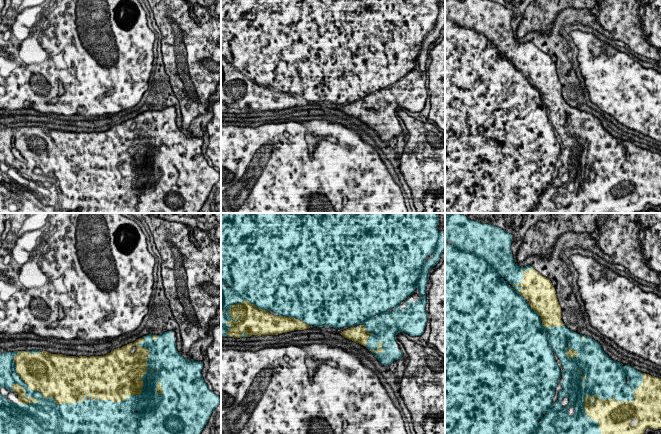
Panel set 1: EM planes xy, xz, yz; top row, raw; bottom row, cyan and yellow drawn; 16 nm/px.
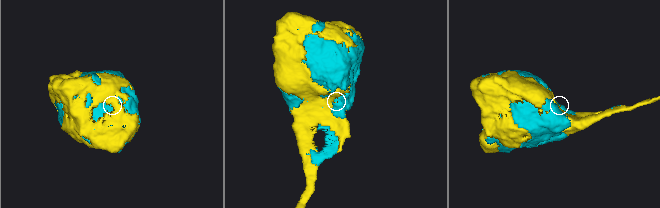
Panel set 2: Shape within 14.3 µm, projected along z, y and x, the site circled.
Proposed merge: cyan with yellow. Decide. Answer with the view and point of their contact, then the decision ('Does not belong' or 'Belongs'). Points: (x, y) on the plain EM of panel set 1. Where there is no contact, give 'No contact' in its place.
Touches cyan at xy (88, 176). Belongs

